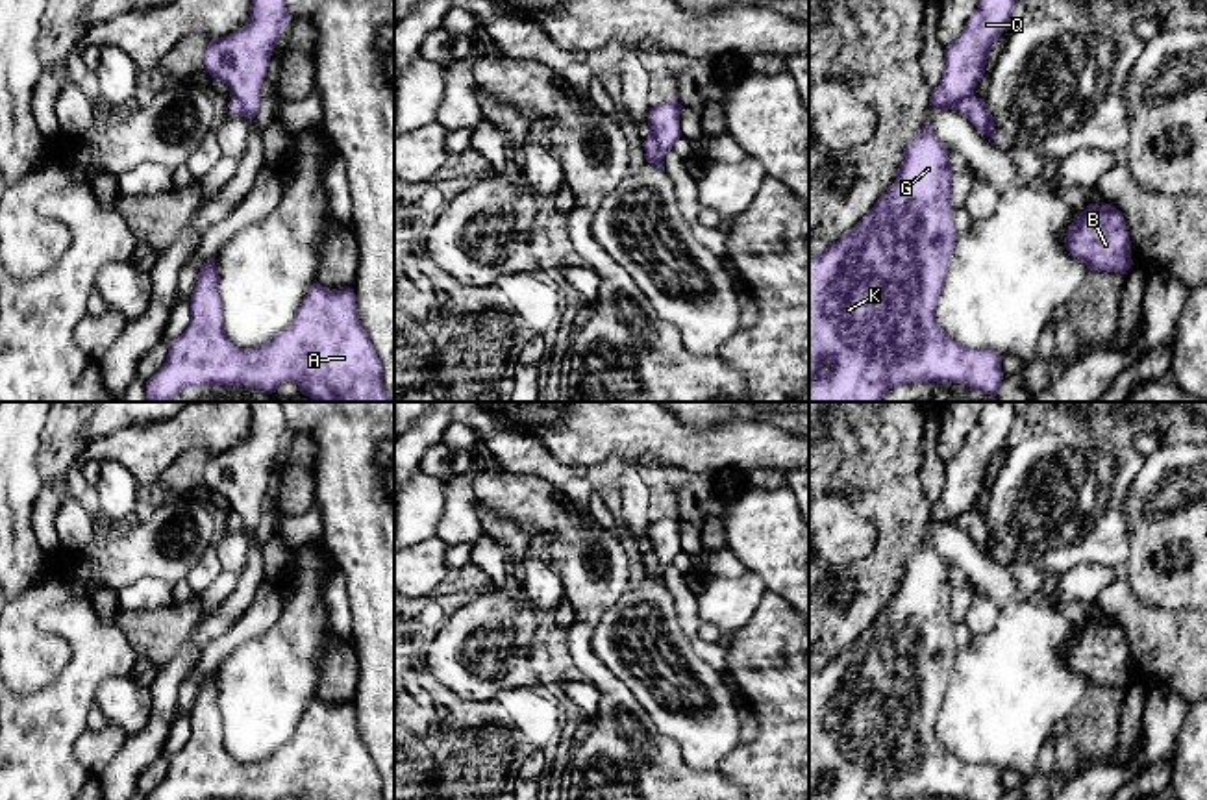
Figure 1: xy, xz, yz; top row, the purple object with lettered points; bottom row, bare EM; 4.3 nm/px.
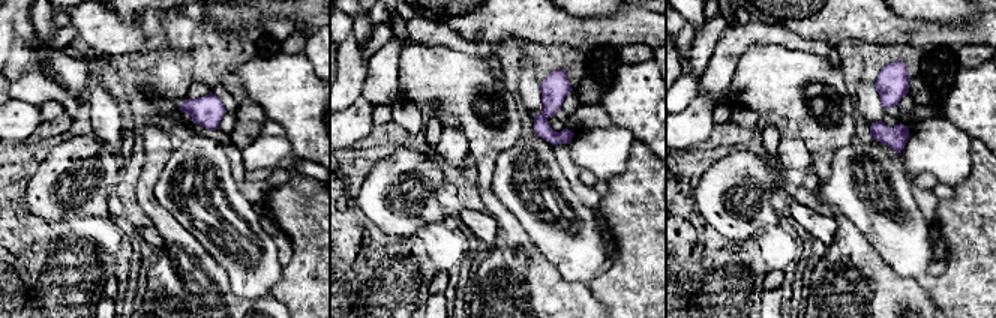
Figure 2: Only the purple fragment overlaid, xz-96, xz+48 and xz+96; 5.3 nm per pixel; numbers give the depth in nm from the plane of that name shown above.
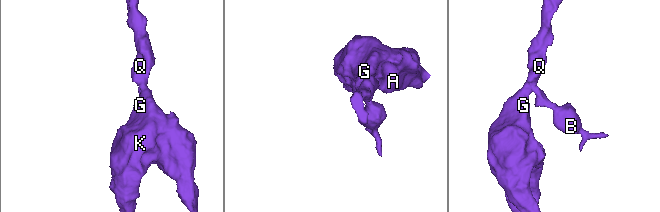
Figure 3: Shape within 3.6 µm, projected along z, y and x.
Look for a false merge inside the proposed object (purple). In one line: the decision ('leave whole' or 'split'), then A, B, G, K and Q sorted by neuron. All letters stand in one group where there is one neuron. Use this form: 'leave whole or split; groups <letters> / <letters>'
split; groups A G K Q / B

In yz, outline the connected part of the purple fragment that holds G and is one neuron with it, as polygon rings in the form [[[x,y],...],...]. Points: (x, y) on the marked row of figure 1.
[[[931,126],[905,146],[894,183],[837,243],[809,257],[809,402],[879,402],[896,385],[961,383],[996,396],[1003,380],[1002,356],[961,346],[937,320],[937,304],[953,256],[957,230],[952,209],[953,170]]]

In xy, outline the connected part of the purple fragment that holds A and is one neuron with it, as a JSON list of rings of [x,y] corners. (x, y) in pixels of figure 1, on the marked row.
[[[211,257],[200,267],[191,294],[191,322],[168,344],[159,372],[146,381],[146,400],[170,402],[181,391],[204,385],[244,385],[276,393],[283,381],[294,381],[313,402],[392,402],[383,385],[381,361],[359,320],[352,287],[330,289],[315,281],[281,333],[259,346],[241,348],[224,331],[218,270]]]

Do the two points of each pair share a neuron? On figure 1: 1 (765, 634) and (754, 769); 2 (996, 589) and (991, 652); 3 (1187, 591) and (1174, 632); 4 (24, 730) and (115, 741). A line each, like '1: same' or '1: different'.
1: same
2: different
3: different
4: different

